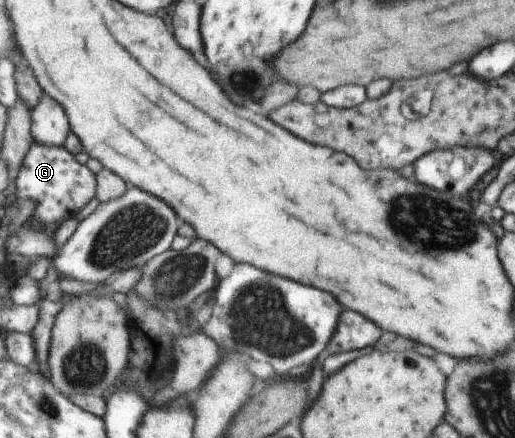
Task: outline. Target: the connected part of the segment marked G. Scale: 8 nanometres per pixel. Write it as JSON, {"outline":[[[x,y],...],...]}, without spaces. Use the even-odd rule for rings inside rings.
{"outline":[[[37,143],[31,145],[16,176],[17,196],[31,198],[36,203],[33,218],[44,223],[60,224],[73,218],[85,204],[97,198],[98,180],[84,164],[79,164],[67,147],[52,147]]]}

